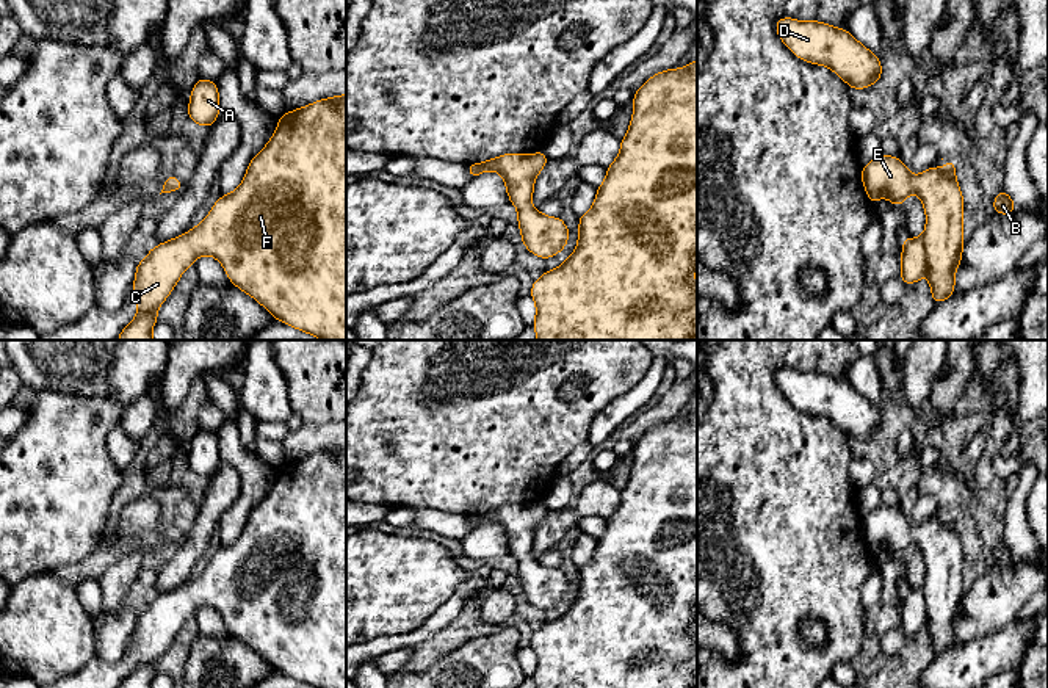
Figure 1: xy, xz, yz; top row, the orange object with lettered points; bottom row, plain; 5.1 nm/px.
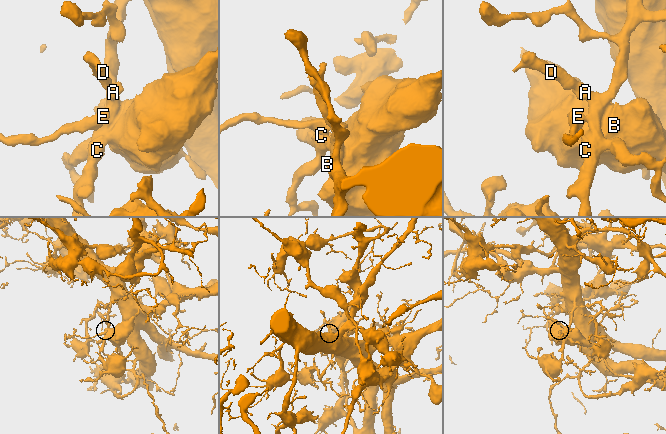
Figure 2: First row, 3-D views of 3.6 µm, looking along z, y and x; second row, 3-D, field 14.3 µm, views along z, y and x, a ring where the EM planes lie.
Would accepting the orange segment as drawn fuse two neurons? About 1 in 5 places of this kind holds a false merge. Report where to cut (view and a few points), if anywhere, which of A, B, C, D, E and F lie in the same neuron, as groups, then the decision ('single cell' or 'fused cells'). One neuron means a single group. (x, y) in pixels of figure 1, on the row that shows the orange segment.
cut none; groups A B C D E F; single cell

